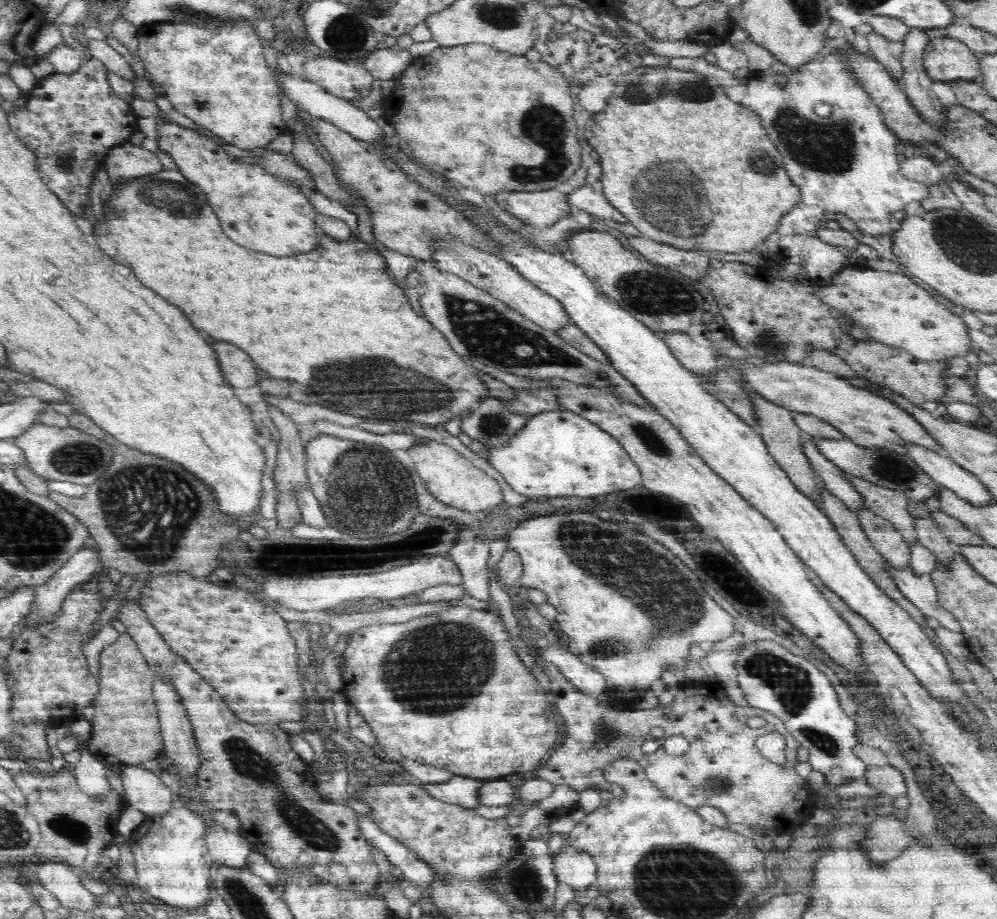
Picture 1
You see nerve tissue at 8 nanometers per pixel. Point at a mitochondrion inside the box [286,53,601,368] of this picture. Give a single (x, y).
(544, 125)

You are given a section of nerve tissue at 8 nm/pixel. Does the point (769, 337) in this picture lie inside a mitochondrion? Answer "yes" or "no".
yes

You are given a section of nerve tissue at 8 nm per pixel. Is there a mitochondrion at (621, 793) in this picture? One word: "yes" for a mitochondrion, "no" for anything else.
no

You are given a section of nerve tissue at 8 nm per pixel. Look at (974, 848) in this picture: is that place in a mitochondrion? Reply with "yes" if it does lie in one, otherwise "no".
no

